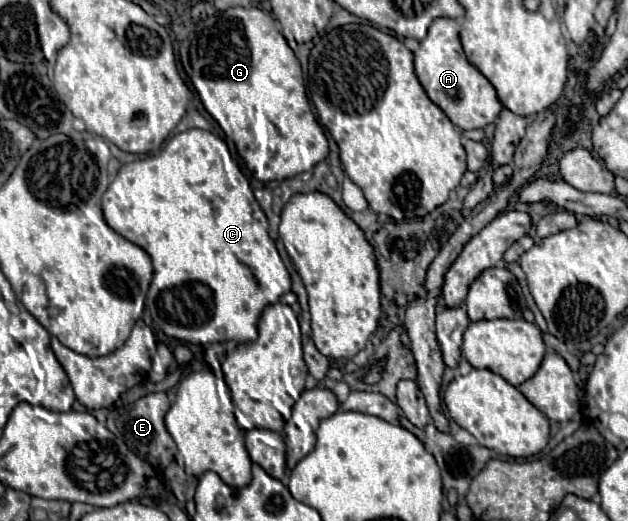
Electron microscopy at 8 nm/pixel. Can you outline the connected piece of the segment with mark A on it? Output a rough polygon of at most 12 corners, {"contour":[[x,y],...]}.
{"contour":[[436,19],[414,51],[416,77],[460,129],[502,111],[468,63],[454,19]]}

